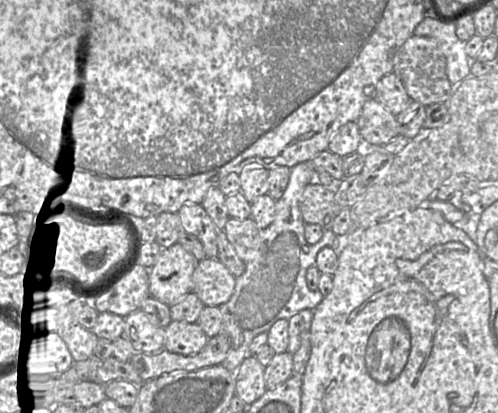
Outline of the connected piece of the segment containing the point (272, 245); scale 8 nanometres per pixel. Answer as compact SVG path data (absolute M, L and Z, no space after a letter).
M302 162L291 168L289 182L280 199L275 203L275 215L272 223L260 231L260 239L256 257L245 264L244 272L236 279L234 292L228 302L219 308L222 314L222 333L230 342L230 350L223 362L224 366L233 374L250 355L252 340L261 333L267 333L272 325L282 319L289 320L303 310L314 310L324 299L318 290L310 290L306 282L307 270L315 265L317 254L325 247L331 247L339 253L340 237L332 230L324 230L322 238L315 244L309 244L305 239L305 222L299 209L299 201L305 187L314 182L316 173L310 163Z

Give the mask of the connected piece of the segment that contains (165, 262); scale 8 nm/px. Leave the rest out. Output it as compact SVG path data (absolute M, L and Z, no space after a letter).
M180 244L163 251L149 270L150 296L172 306L193 291L193 274L199 261Z

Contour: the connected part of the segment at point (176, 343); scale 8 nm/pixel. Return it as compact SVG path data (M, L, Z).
M172 321L164 329L165 350L184 356L194 356L206 346L209 337L196 323Z

